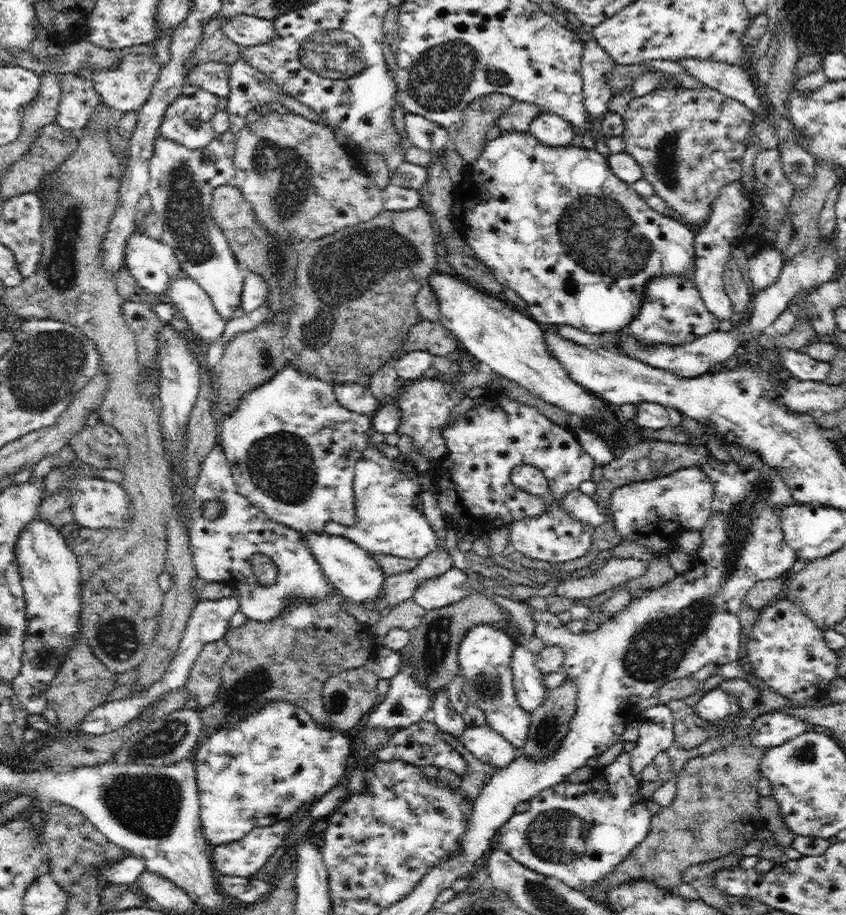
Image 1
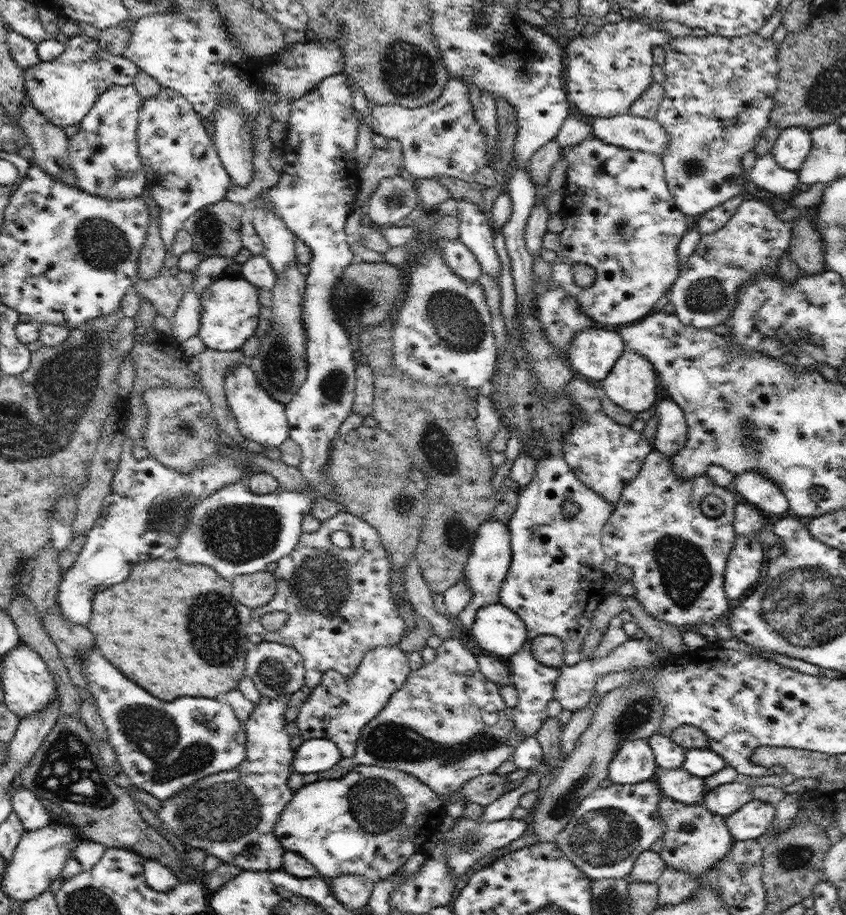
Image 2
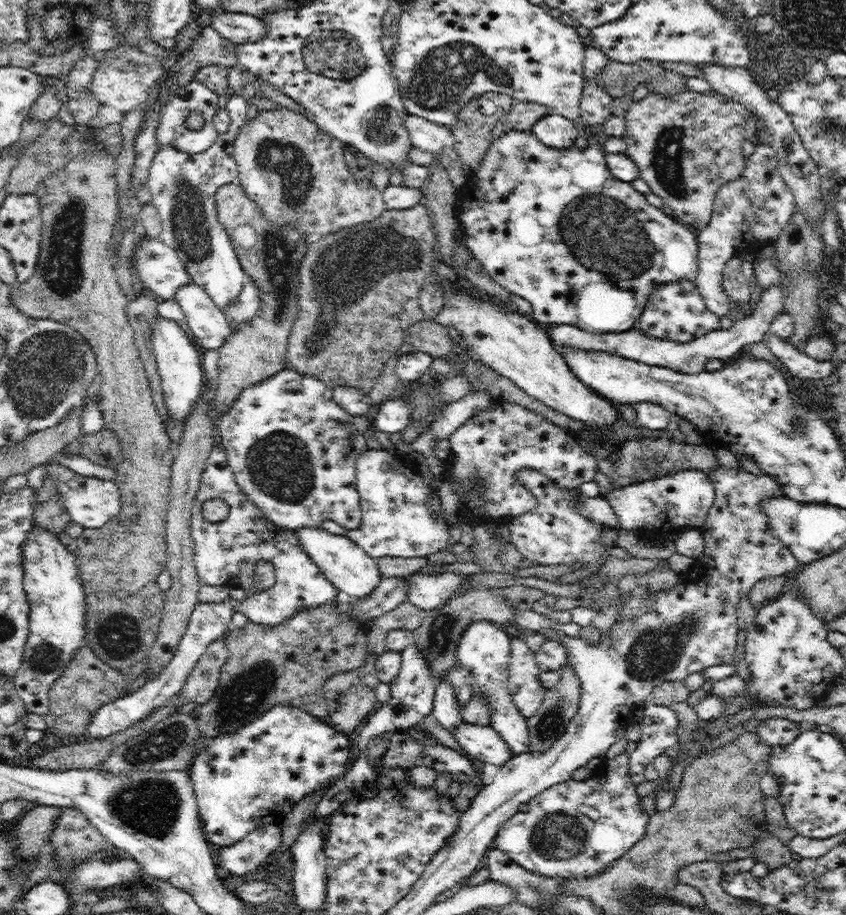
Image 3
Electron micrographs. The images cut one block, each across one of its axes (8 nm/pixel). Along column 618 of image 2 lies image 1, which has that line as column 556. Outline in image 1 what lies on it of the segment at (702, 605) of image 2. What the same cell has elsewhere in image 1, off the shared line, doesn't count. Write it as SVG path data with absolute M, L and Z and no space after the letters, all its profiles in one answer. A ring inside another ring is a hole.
M562 499L550 501L546 510L539 515L525 516L520 520L511 522L509 529L510 548L536 560L558 563L568 562L575 558L582 558L590 552L592 547L592 534L594 527L574 519L562 509Z

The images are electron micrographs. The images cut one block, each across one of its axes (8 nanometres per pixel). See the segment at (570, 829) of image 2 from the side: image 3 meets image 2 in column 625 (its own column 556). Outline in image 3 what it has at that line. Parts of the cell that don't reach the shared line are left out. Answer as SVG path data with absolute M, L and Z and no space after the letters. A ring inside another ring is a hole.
M624 751L612 759L603 759L593 770L592 776L584 781L568 780L544 790L527 804L527 812L514 814L500 830L494 847L502 850L518 865L539 875L570 880L570 878L592 878L612 866L618 858L626 855L634 844L646 833L649 816L642 807L636 792L637 785L630 778L629 754Z

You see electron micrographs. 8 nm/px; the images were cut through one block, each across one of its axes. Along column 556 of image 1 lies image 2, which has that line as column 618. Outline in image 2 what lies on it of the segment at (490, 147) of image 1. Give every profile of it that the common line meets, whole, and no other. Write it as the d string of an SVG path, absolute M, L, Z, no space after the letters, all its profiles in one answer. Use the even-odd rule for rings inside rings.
M594 135L573 148L564 148L567 160L565 195L560 214L565 229L559 234L560 250L557 260L550 263L551 278L578 300L582 313L602 329L615 331L620 326L641 321L654 311L654 305L671 290L679 275L679 242L687 233L686 215L675 204L665 179L660 156L628 150L604 142ZM581 262L594 269L594 282L581 287L573 279L573 264Z

